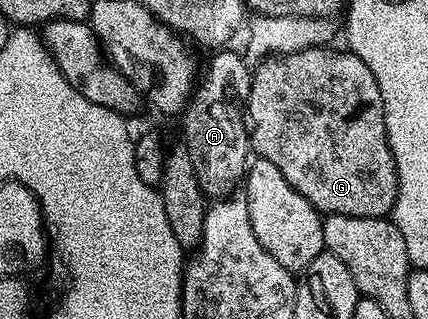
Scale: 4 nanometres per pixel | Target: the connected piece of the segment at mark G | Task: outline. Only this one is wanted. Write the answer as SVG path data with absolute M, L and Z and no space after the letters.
M313 46L304 48L301 52L285 52L269 56L255 65L256 73L252 76L252 85L248 88L248 120L250 125L250 148L259 159L278 166L278 171L306 202L314 205L317 212L330 216L353 216L354 218L381 218L389 215L394 199L396 173L392 167L392 153L388 150L388 139L384 126L384 103L382 94L378 90L378 82L374 82L374 74L370 74L370 66L362 62L362 58L355 56L351 50L335 52L332 46Z

